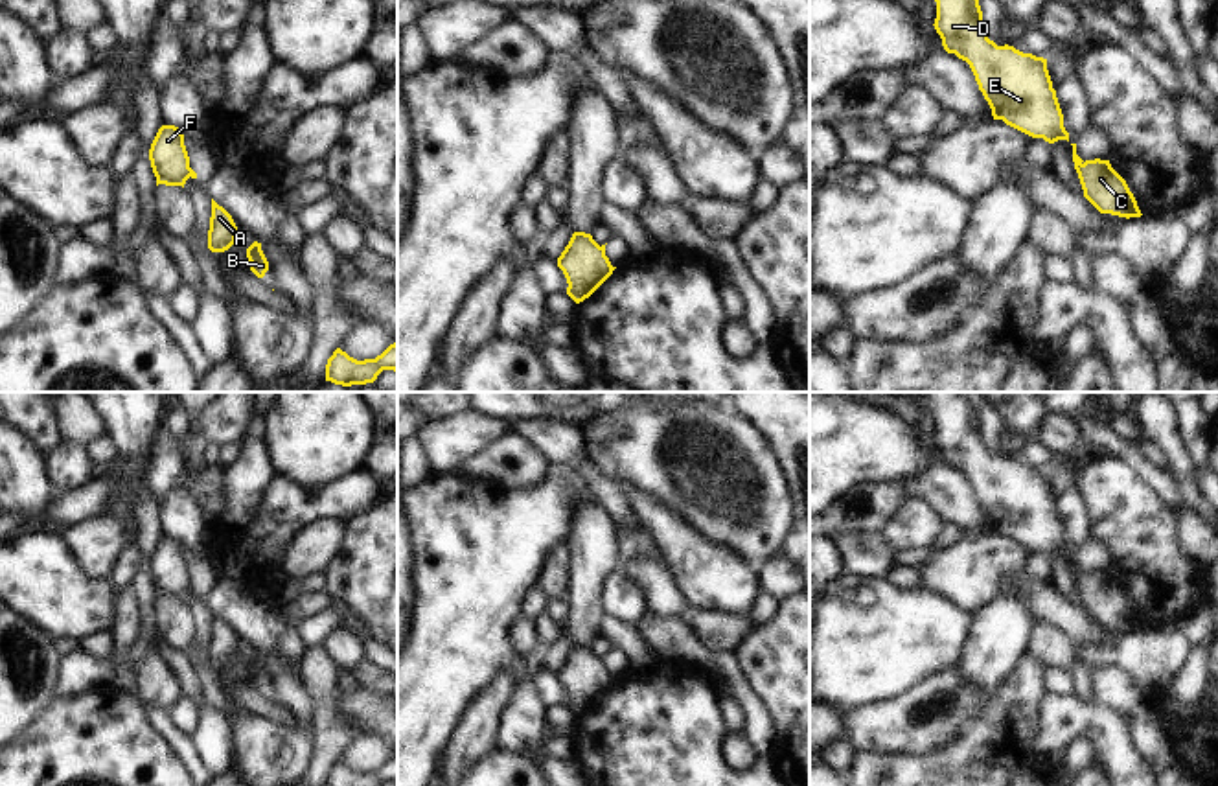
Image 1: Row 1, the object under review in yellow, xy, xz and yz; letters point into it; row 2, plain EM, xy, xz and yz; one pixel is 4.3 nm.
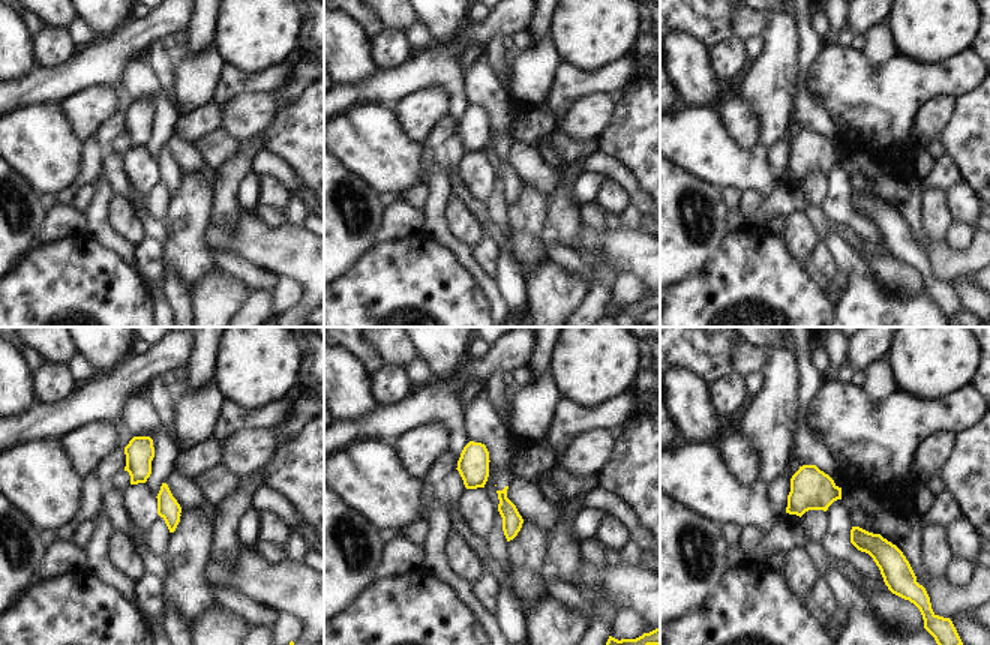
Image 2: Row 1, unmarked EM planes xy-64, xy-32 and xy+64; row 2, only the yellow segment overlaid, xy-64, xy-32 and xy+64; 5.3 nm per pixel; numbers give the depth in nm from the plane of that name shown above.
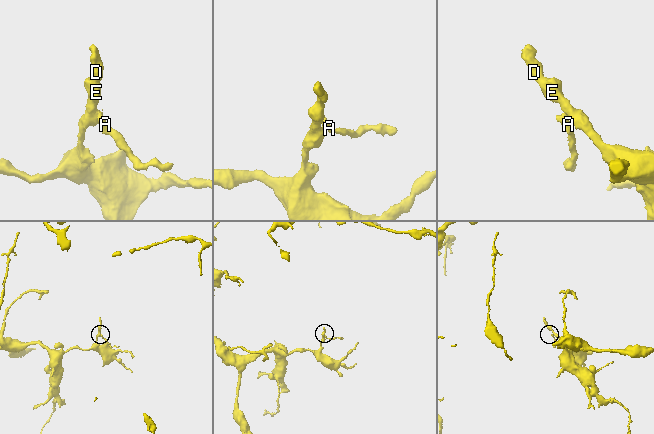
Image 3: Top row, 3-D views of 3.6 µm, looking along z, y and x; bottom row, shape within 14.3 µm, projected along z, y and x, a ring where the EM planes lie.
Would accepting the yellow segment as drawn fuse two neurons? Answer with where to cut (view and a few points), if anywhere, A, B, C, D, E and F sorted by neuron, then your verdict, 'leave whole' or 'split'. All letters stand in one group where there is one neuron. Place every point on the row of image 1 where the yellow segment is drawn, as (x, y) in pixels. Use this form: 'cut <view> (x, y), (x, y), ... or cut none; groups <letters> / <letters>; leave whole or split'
cut xy (186, 155), (186, 166), (192, 175); groups A B / C D E F; split

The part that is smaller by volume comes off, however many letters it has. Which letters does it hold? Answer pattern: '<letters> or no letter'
A, B

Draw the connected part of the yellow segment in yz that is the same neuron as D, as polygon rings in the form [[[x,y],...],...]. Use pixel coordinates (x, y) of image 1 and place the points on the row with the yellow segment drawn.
[[[979,0],[935,2],[942,46],[970,64],[994,120],[1049,144],[1069,142],[1047,59],[990,40]]]

